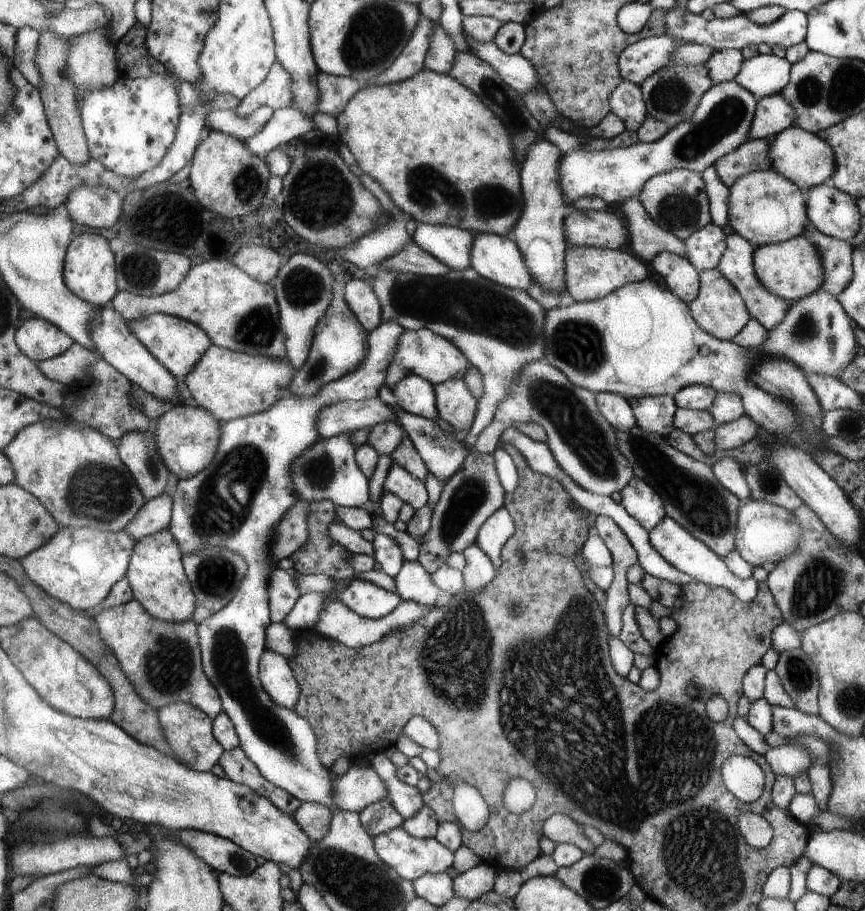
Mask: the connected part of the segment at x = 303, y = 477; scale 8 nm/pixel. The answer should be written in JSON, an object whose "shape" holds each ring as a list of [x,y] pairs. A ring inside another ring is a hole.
{"shape":[[[354,430],[342,432],[330,438],[320,438],[306,452],[302,452],[292,464],[292,482],[298,490],[298,500],[318,502],[330,499],[337,506],[358,508],[369,502],[370,479],[362,473],[355,459],[358,448],[350,438]]]}

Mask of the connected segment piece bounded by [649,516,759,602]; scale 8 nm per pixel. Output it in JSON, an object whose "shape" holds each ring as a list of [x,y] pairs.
{"shape":[[[666,516],[660,524],[650,530],[649,540],[652,548],[666,562],[694,578],[694,581],[703,582],[708,586],[728,588],[742,602],[752,602],[759,592],[759,583],[756,580],[753,578],[740,580],[740,578],[734,576],[733,571],[726,564],[723,557],[714,552],[709,545],[705,545],[704,542],[698,540],[686,528],[682,528],[682,525],[669,516]]]}

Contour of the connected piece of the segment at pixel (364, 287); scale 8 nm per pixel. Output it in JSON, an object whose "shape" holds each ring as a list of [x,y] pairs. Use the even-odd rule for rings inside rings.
{"shape":[[[352,278],[345,284],[345,299],[367,333],[382,323],[382,306],[368,280]]]}

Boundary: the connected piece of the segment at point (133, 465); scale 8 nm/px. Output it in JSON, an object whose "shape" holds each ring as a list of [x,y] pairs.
{"shape":[[[130,432],[119,443],[120,454],[134,473],[138,488],[142,490],[147,501],[164,494],[170,470],[158,454],[158,444],[154,432]]]}

